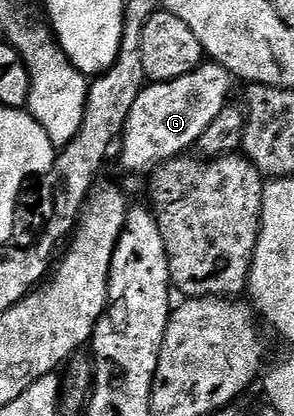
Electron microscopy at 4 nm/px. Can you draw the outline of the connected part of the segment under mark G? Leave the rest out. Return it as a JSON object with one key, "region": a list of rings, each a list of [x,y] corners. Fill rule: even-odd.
{"region":[[[203,62],[196,70],[184,74],[184,78],[172,78],[159,84],[147,83],[140,98],[136,98],[136,106],[132,106],[132,114],[128,114],[126,130],[120,140],[123,170],[150,174],[167,160],[174,160],[180,155],[189,153],[197,145],[204,130],[212,126],[216,114],[220,114],[220,110],[226,108],[231,99],[230,82],[232,83],[232,75],[224,66],[215,62]]]}

